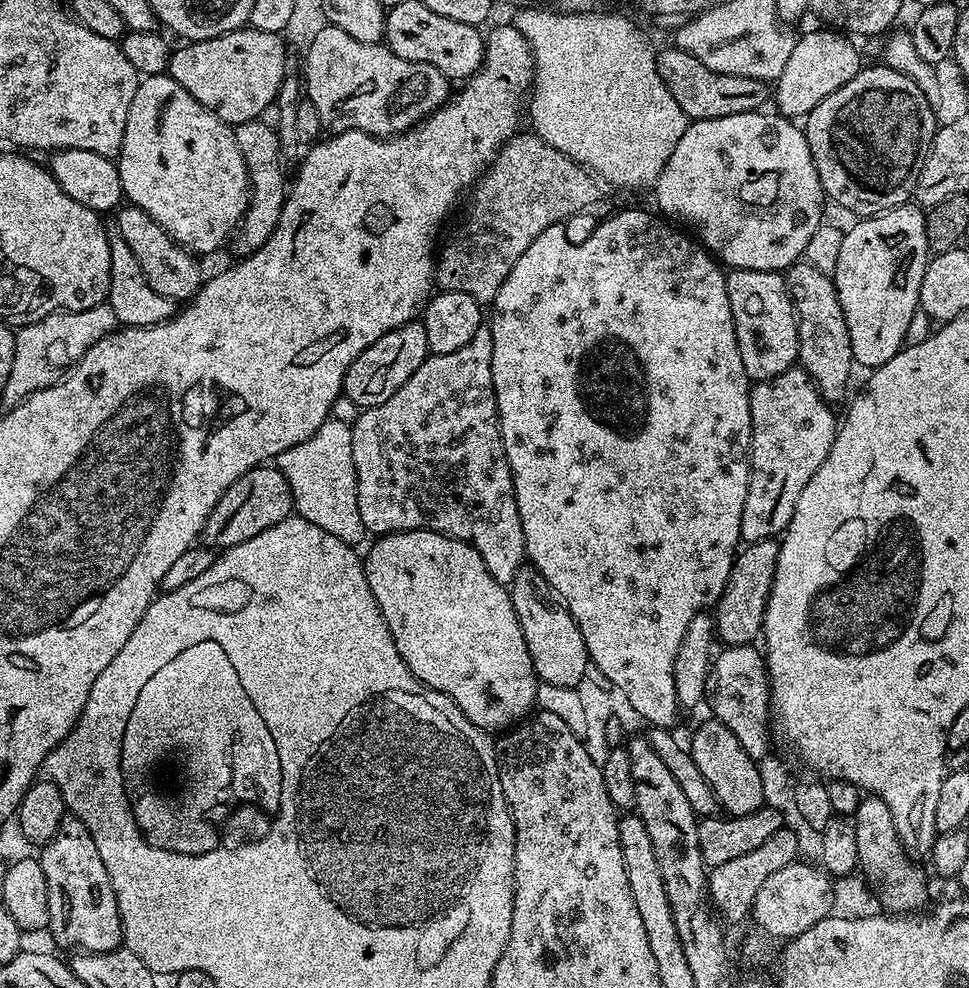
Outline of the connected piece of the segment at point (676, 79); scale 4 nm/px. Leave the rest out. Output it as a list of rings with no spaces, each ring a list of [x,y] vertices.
[[[669,46],[669,48],[659,49],[658,63],[661,78],[668,83],[670,94],[674,94],[674,102],[682,106],[689,121],[726,118],[730,114],[755,112],[763,109],[767,105],[764,104],[767,100],[769,103],[770,88],[765,81],[710,70],[710,66],[698,62],[694,54],[681,48]]]

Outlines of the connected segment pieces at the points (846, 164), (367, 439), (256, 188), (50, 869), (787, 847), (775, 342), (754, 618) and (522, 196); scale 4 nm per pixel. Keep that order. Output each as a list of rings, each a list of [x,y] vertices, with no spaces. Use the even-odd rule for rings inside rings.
[[[885,66],[861,67],[856,77],[822,98],[802,124],[825,197],[853,212],[856,218],[879,216],[882,212],[909,203],[938,127],[936,115],[937,109],[932,108],[926,94],[906,74]]]
[[[481,326],[478,334],[474,334],[474,338],[470,338],[470,342],[462,346],[462,350],[454,350],[454,354],[438,354],[437,356],[429,354],[422,362],[422,366],[418,366],[418,370],[414,370],[414,374],[410,374],[410,378],[406,378],[406,382],[402,382],[402,386],[398,386],[398,390],[394,390],[394,394],[386,398],[386,402],[373,408],[363,409],[359,413],[360,417],[351,421],[352,445],[354,446],[354,470],[358,482],[358,514],[362,514],[365,533],[376,532],[377,537],[382,537],[389,536],[392,532],[409,532],[415,528],[425,528],[452,536],[456,540],[474,546],[474,550],[482,554],[482,562],[486,562],[486,570],[490,570],[490,574],[494,574],[494,578],[500,584],[508,586],[518,574],[518,570],[525,567],[526,553],[522,518],[518,518],[518,502],[514,498],[514,478],[500,433],[498,402],[494,394],[493,354],[494,338],[492,329],[488,326]]]
[[[247,120],[245,124],[235,125],[238,150],[242,150],[242,158],[248,167],[248,183],[250,199],[248,209],[244,211],[244,219],[230,240],[230,248],[243,258],[256,252],[274,234],[278,226],[278,218],[282,214],[282,206],[286,195],[286,180],[284,184],[285,161],[280,154],[280,139],[275,128],[266,126],[259,120]]]
[[[66,814],[58,826],[58,834],[54,834],[54,838],[39,849],[38,859],[42,874],[46,876],[46,898],[50,906],[47,931],[52,932],[53,938],[64,948],[76,947],[76,950],[85,952],[109,952],[121,947],[124,935],[118,902],[110,886],[110,874],[106,874],[106,866],[102,866],[102,857],[98,855],[98,846],[94,846],[94,838],[90,838],[90,830],[86,830],[84,823],[78,817]]]
[[[791,826],[779,828],[762,846],[757,846],[755,850],[750,850],[750,854],[742,854],[742,858],[734,858],[731,862],[722,862],[722,866],[711,869],[708,874],[708,895],[711,903],[716,904],[719,915],[725,921],[740,920],[747,917],[752,911],[752,903],[766,883],[766,878],[770,874],[775,874],[777,870],[782,870],[782,866],[790,866],[797,863],[800,852],[800,840],[796,837],[796,832]]]
[[[734,268],[726,276],[730,314],[749,381],[772,380],[797,363],[800,355],[796,311],[788,293],[787,279],[779,272]]]
[[[763,540],[741,547],[732,563],[726,590],[714,605],[714,623],[717,637],[727,647],[740,647],[753,643],[763,629],[766,602],[774,582],[774,570],[778,562],[779,543]],[[716,611],[716,612],[715,612]]]
[[[517,131],[501,146],[484,175],[472,185],[472,201],[463,205],[464,217],[439,253],[437,289],[470,294],[481,302],[495,300],[514,262],[526,254],[542,230],[564,224],[575,212],[599,202],[602,184],[589,169],[547,144],[535,131],[524,131]]]

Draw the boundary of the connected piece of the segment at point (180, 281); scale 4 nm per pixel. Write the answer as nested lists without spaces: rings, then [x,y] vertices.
[[[121,207],[116,218],[115,231],[120,232],[126,246],[134,250],[136,264],[142,270],[146,282],[150,282],[152,289],[177,302],[191,300],[206,279],[205,273],[200,273],[200,264],[196,261],[199,259],[183,248],[165,228],[158,226],[158,222],[154,222],[154,218],[150,218],[150,214],[146,214],[141,208]]]

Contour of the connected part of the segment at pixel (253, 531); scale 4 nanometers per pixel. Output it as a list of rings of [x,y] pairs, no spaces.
[[[260,465],[252,468],[242,478],[227,488],[226,494],[215,504],[211,511],[201,539],[205,547],[223,550],[248,541],[262,530],[277,525],[293,513],[292,491],[289,483],[275,465]]]

